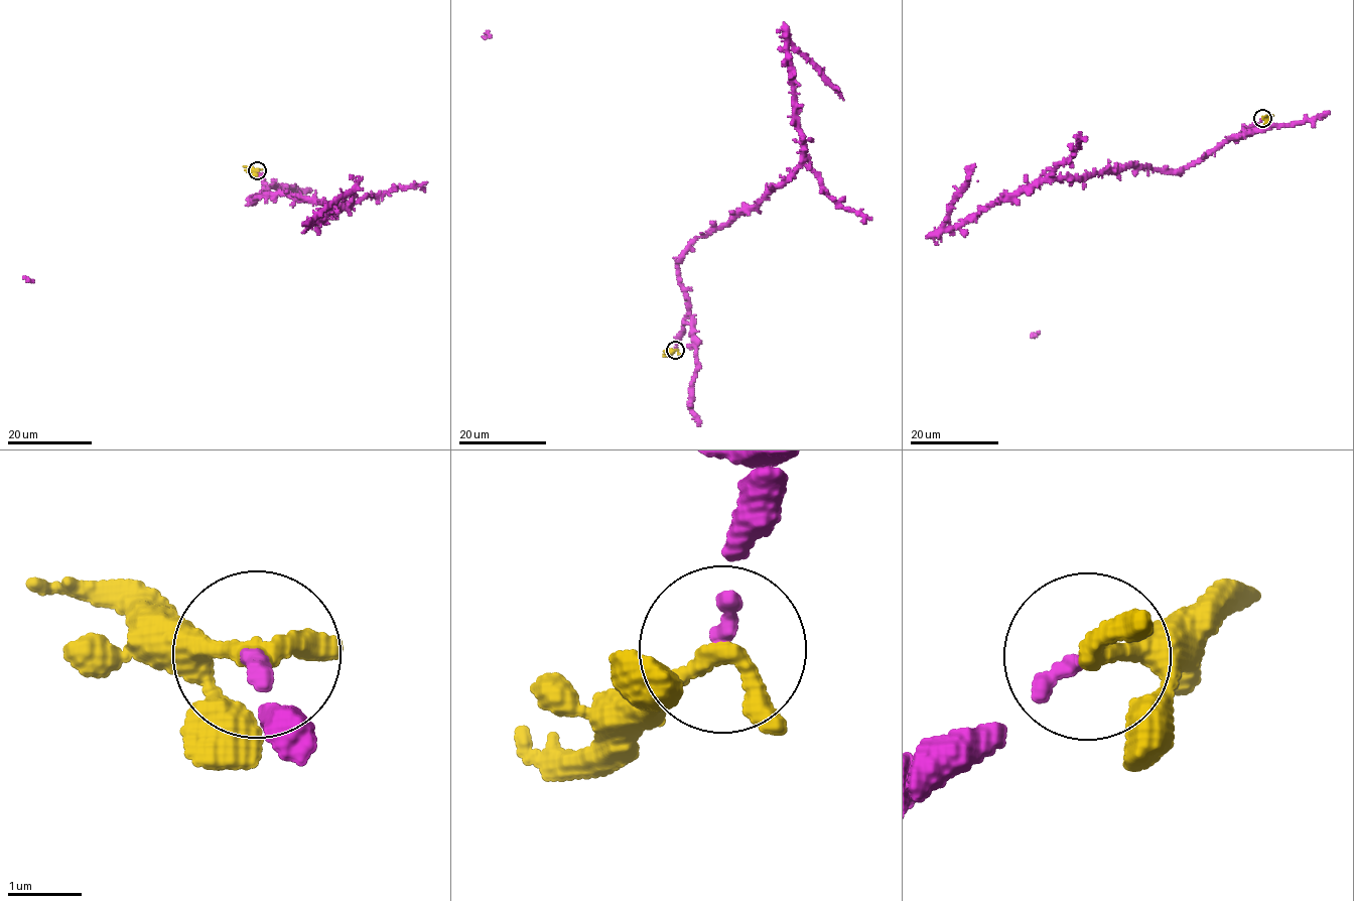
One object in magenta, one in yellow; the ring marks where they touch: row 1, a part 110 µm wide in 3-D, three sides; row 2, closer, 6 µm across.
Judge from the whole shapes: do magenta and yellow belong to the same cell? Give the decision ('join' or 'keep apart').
join

